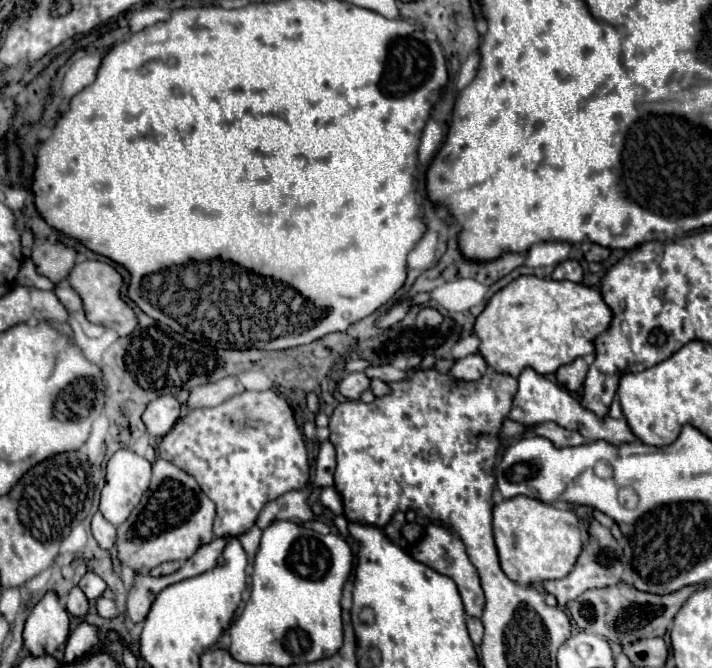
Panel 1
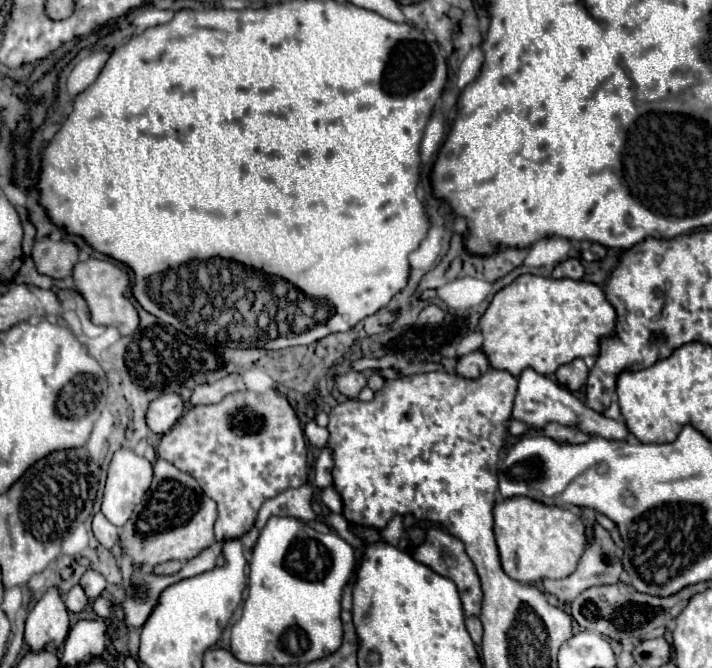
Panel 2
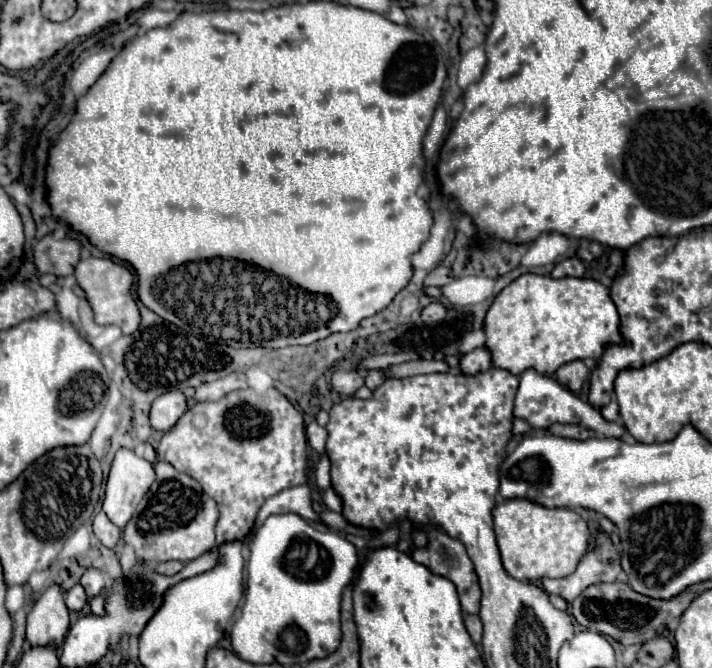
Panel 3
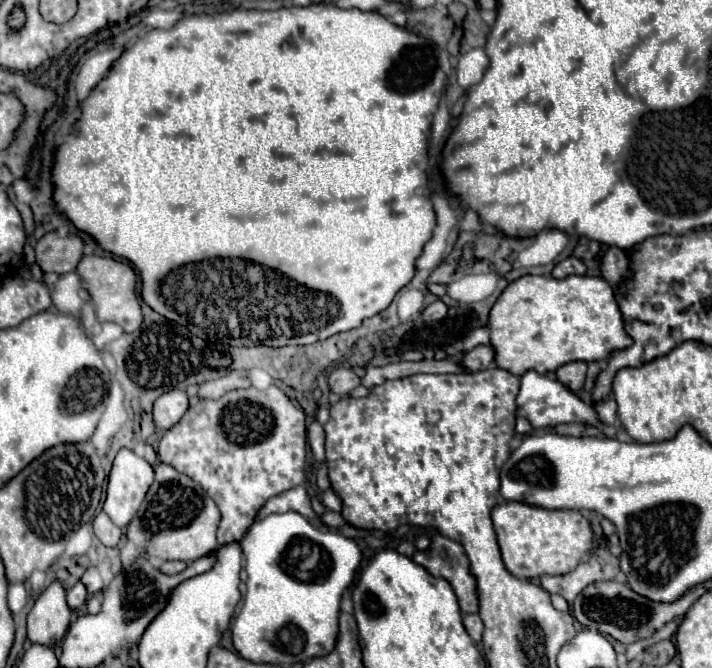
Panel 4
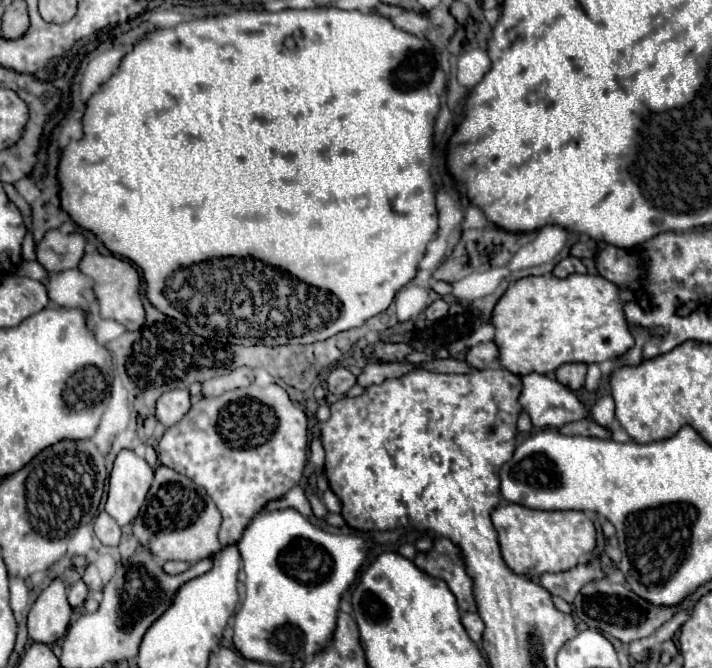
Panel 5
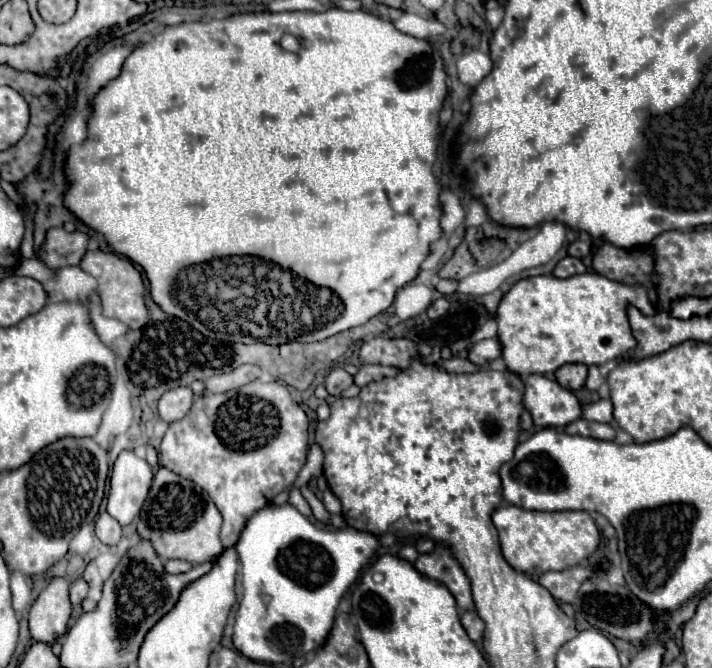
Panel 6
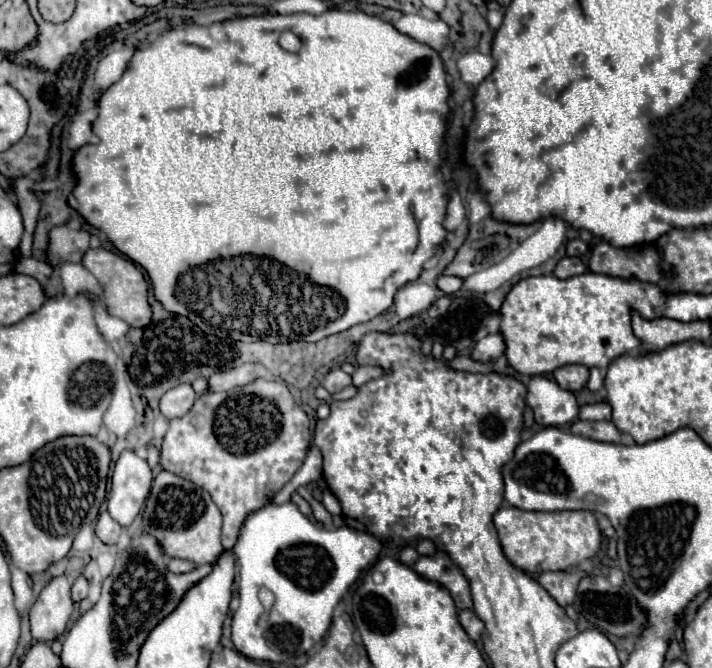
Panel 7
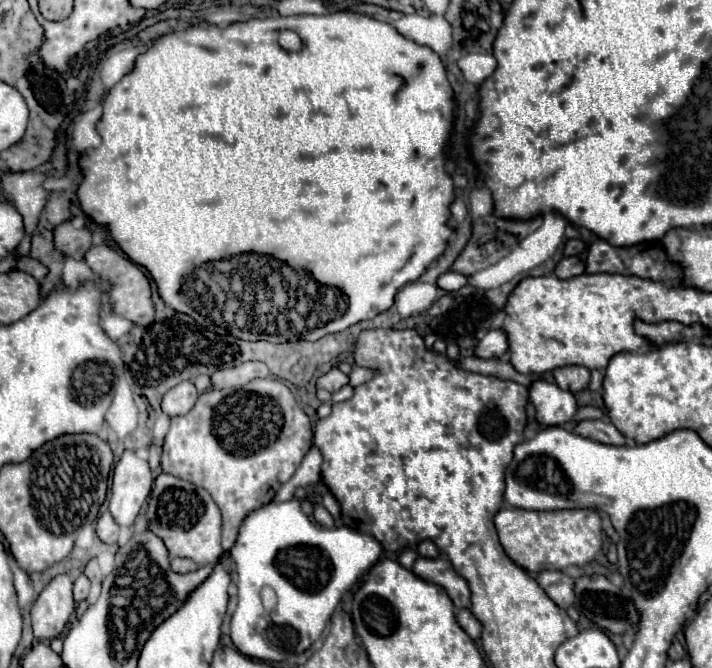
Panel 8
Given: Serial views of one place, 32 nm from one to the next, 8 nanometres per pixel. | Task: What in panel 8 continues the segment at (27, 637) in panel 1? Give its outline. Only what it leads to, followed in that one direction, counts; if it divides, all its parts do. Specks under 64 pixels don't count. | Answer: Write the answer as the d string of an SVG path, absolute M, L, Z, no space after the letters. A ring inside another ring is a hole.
M68 574L56 576L38 596L32 606L32 630L38 640L52 640L62 634L70 614L74 612L72 578Z

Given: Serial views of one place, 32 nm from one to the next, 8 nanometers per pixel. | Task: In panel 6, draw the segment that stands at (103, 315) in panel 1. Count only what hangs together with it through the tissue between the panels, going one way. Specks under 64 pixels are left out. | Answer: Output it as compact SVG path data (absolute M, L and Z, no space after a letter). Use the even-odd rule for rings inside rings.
M86 252L80 262L80 268L98 280L98 296L102 302L102 314L106 318L116 318L124 322L130 330L138 330L148 322L148 312L144 306L144 282L130 260L122 260L112 252Z

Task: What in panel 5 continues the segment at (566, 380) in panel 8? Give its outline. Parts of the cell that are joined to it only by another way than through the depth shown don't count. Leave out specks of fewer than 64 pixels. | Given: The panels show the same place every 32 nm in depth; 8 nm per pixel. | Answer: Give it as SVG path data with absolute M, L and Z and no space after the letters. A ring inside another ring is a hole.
M582 362L564 364L556 370L556 380L574 392L584 386L584 378L586 378L586 364Z

